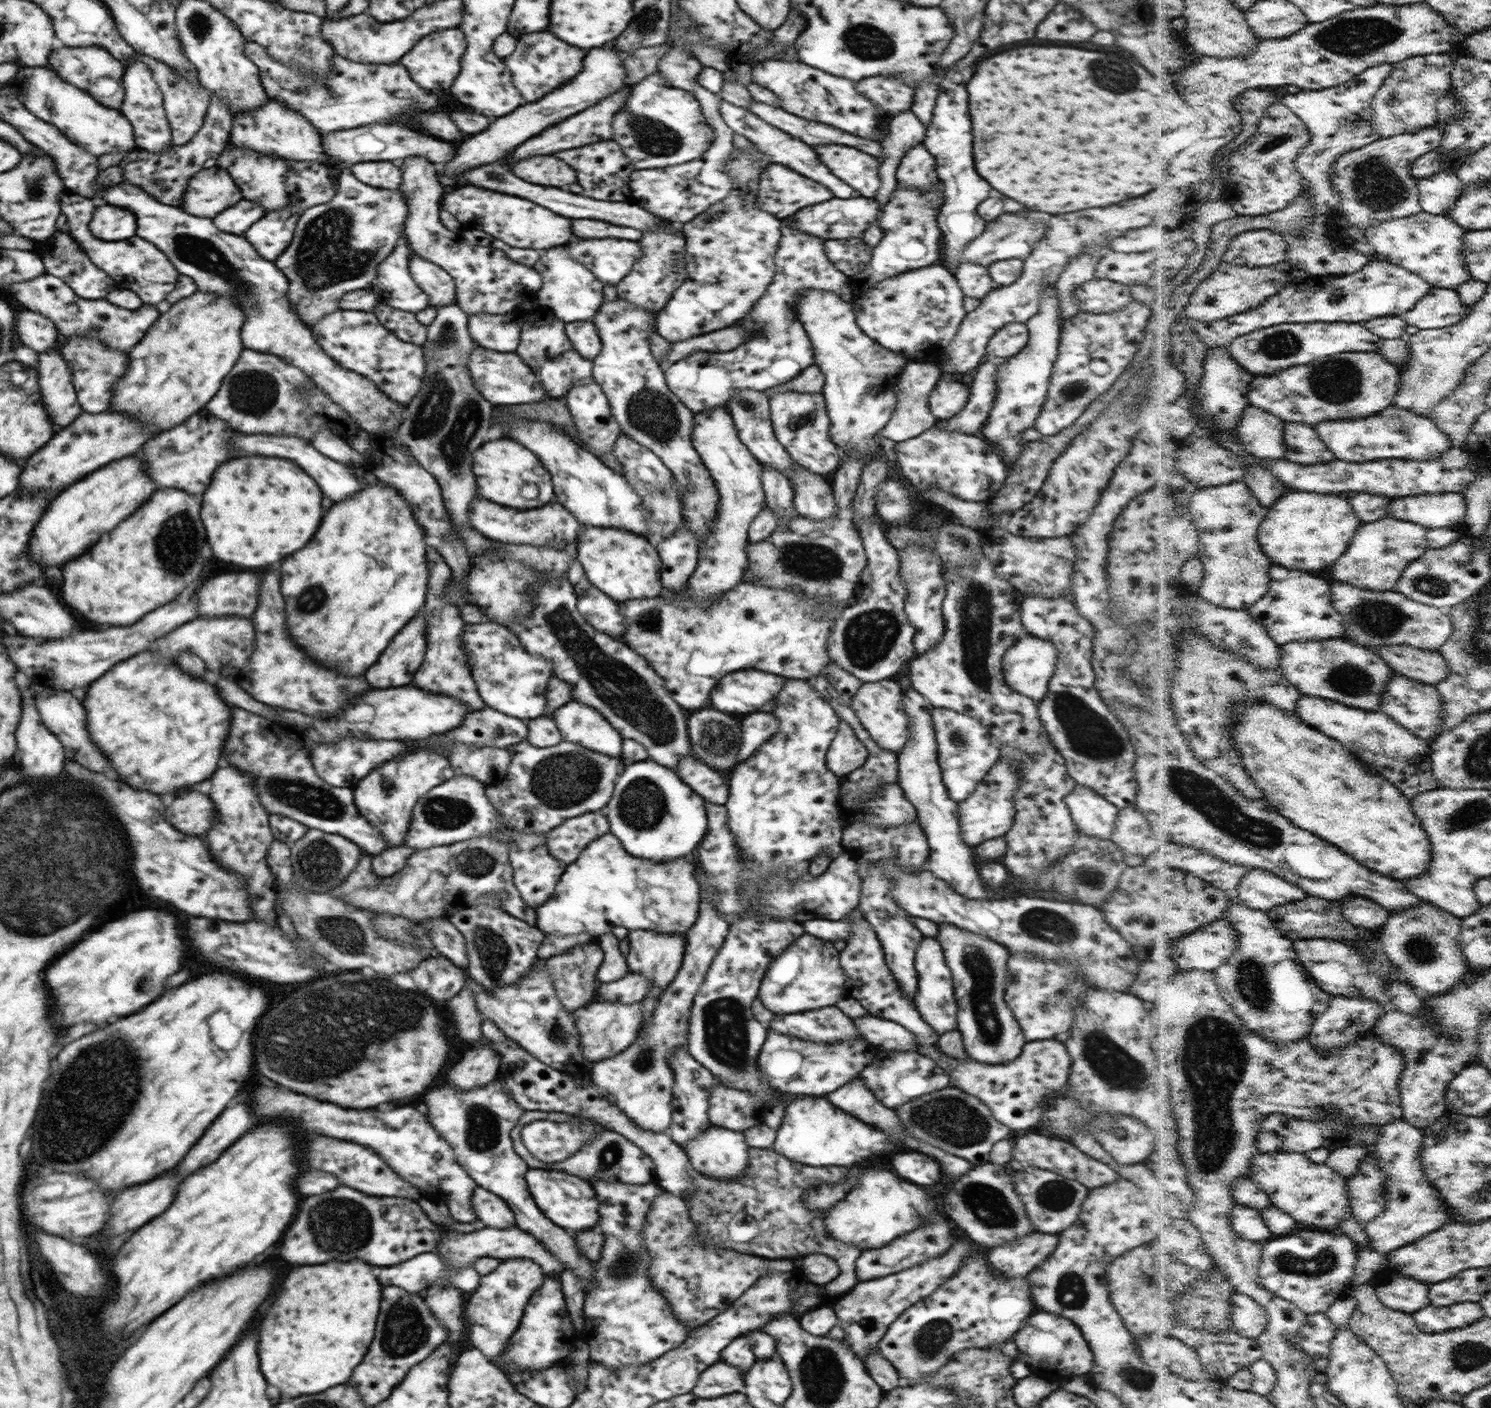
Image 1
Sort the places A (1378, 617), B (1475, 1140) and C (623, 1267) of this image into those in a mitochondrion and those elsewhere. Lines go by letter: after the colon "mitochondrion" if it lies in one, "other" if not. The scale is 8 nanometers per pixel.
A: mitochondrion
B: other
C: mitochondrion

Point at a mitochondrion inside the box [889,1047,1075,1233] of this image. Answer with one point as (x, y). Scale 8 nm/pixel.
(952, 1119)

